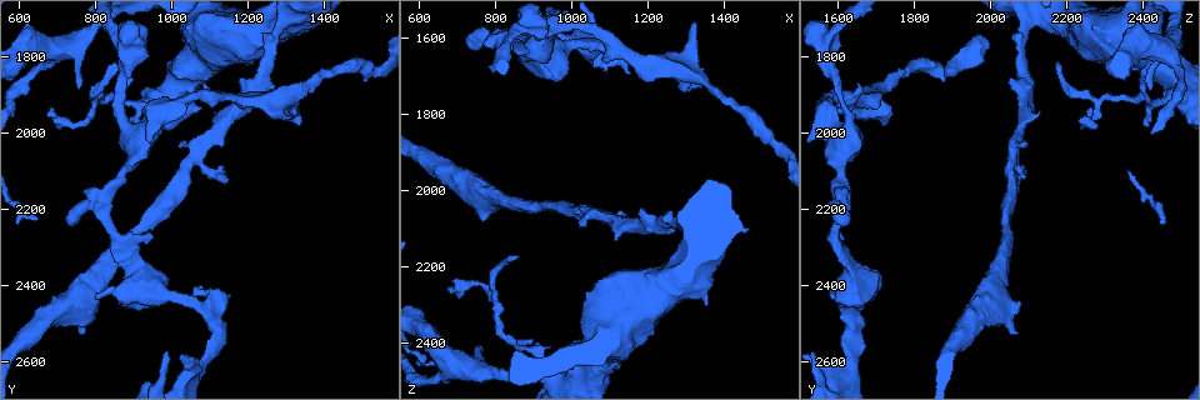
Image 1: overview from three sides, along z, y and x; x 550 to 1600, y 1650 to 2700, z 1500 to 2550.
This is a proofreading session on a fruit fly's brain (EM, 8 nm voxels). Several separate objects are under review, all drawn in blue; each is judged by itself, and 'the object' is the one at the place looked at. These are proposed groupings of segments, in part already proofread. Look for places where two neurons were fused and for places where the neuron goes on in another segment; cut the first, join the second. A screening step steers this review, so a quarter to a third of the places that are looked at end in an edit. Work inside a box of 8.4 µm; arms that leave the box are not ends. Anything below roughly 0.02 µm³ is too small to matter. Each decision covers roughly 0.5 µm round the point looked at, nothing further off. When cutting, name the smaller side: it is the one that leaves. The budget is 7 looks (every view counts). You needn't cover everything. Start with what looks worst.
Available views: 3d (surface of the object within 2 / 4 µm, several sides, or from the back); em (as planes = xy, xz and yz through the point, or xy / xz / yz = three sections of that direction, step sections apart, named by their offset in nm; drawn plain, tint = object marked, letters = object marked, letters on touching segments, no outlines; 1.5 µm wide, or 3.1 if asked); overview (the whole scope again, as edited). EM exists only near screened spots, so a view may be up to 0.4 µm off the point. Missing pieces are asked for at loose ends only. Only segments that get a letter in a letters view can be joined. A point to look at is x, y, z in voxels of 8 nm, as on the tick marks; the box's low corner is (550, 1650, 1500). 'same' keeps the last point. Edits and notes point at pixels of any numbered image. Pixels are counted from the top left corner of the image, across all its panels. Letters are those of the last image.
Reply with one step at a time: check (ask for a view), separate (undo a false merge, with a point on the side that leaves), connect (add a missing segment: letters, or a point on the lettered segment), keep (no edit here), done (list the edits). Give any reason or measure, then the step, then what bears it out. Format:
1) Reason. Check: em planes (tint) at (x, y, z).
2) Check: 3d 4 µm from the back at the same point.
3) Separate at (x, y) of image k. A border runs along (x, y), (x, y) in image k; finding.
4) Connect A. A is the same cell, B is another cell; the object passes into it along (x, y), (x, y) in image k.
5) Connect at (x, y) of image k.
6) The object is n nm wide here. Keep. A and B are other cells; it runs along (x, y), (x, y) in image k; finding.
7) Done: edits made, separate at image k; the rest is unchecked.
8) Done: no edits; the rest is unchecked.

Free end. Check: em planes (letters) at (805, 2435, 1590).

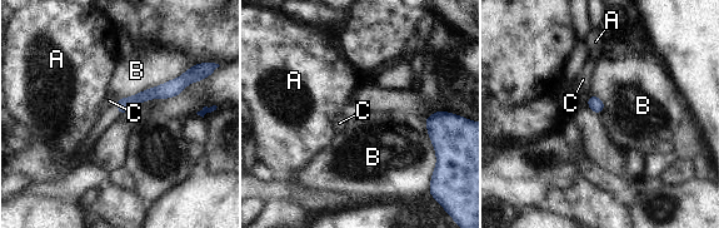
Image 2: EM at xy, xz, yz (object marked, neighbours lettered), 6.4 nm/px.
Keep. A, B and C are other cells; no lettered segment goes on from it.

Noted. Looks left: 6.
Free end. Check: em planes (letters) at (940, 1790, 1580).

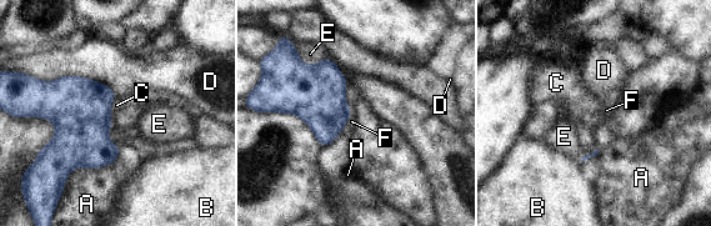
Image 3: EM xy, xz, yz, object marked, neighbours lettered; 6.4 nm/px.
Keep. A, B, C, D, E and F are other cells; a border runs along (111, 162), (75, 167), (54, 209) in image 3; none of them fits.

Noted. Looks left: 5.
Check: em planes (plain) at (1080, 2455, 1630).

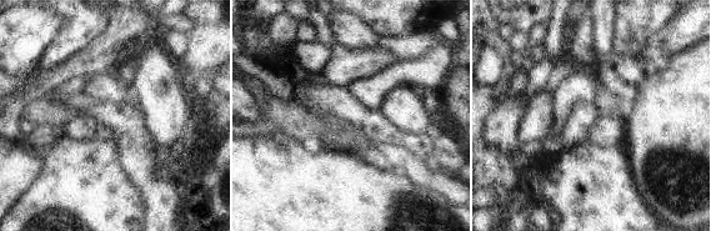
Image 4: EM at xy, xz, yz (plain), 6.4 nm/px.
What lies round it. Check: em planes (letters) at the same point.

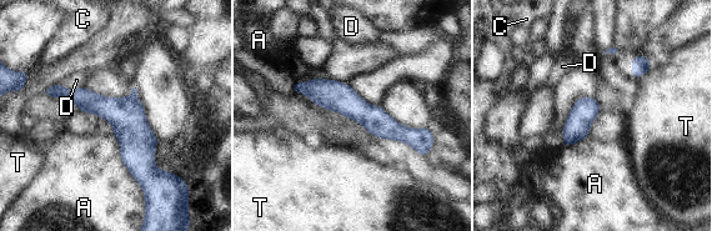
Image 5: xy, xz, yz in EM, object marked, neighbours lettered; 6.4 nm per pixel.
The object is 160 nm wide here. Keep. A, C, D and T are other cells; all the same neuron.

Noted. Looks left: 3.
Done: no edits; the rest is unchecked.

